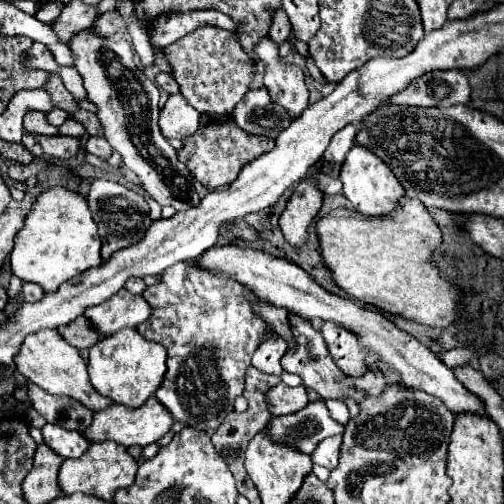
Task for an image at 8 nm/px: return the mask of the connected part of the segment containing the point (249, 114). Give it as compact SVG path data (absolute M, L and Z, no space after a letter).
M265 88L249 90L235 106L231 116L235 124L247 134L267 136L271 140L275 140L291 124L287 110L275 106Z

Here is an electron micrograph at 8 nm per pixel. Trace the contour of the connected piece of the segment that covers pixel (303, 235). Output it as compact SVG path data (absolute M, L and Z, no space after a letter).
M303 180L297 184L287 208L279 216L279 230L291 246L303 246L307 242L307 232L323 204L323 192L315 188L313 182Z

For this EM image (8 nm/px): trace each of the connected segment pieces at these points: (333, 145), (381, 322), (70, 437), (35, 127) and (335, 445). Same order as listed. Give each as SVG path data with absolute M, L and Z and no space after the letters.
M353 124L339 130L339 134L335 134L335 138L331 138L331 142L329 142L329 146L327 146L325 154L323 154L325 160L327 162L343 162L347 152L353 148L355 134L357 134L357 128Z
M225 244L225 246L213 246L207 252L203 252L197 258L197 268L227 274L227 276L235 278L237 282L249 286L253 290L253 294L257 294L259 298L265 298L271 304L281 306L287 312L299 314L307 320L315 320L315 318L317 320L333 320L333 322L339 322L339 326L347 326L347 330L351 328L353 334L359 336L363 346L367 346L367 350L371 350L373 354L379 356L383 366L393 368L401 374L401 382L405 386L419 388L419 390L425 390L427 394L441 398L453 414L487 416L483 402L475 394L471 394L455 378L453 370L447 368L429 348L425 348L421 342L417 342L409 332L403 332L401 328L397 328L381 312L361 304L361 302L353 302L353 300L347 300L347 298L327 292L295 262L285 260L285 258L275 258L261 250L237 248L237 246Z
M45 424L41 432L45 438L45 444L63 458L79 458L81 454L85 454L89 446L89 442L79 432L65 430L55 424Z
M31 110L25 114L25 124L27 130L35 134L45 134L45 136L57 136L58 127L48 124L46 115L43 112Z
M331 436L323 442L319 442L319 446L311 454L313 464L319 464L319 466L333 470L339 462L339 448L341 448L341 436Z

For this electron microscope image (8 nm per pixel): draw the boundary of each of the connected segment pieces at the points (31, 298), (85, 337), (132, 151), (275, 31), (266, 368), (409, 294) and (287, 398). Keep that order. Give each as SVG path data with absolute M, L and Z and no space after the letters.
M23 284L23 298L27 300L27 302L37 302L37 300L41 300L43 296L45 296L45 292L43 292L43 288L41 286L37 286L37 284Z
M83 316L75 318L69 324L59 326L57 332L65 338L65 342L69 342L71 346L75 346L77 350L91 348L97 340L101 340L101 336L91 328L91 324L87 322L87 318L83 318Z
M83 30L79 38L69 42L71 50L75 50L75 70L83 78L83 86L87 90L87 100L97 106L97 118L103 126L103 134L113 150L121 154L121 162L127 170L131 170L139 180L145 192L161 204L173 206L177 212L187 210L189 204L199 202L199 194L195 190L195 178L179 162L177 150L163 138L157 118L159 118L159 88L143 74L141 68L133 62L133 50L127 40L103 40L95 38L91 32Z
M279 10L279 14L275 14L273 26L271 26L271 30L269 30L269 36L271 36L271 40L273 40L277 46L281 46L283 42L289 40L289 36L291 36L291 22L289 22L287 14L283 14L283 10Z
M275 336L265 338L253 354L253 366L265 374L279 376L283 372L281 358L283 358L287 348L287 343L283 338L277 338L277 340L275 340Z
M403 198L403 204L383 218L367 218L363 214L355 214L353 210L337 208L329 216L319 220L317 234L321 242L321 254L325 258L325 264L333 272L333 280L355 300L427 326L447 328L457 318L461 304L459 288L443 280L441 270L433 262L433 252L443 242L441 230L423 202L419 202L417 198Z
M279 382L277 386L267 390L267 406L273 416L293 414L293 412L301 410L303 406L307 406L307 402L309 402L309 396L307 396L305 386L291 388L291 386Z

